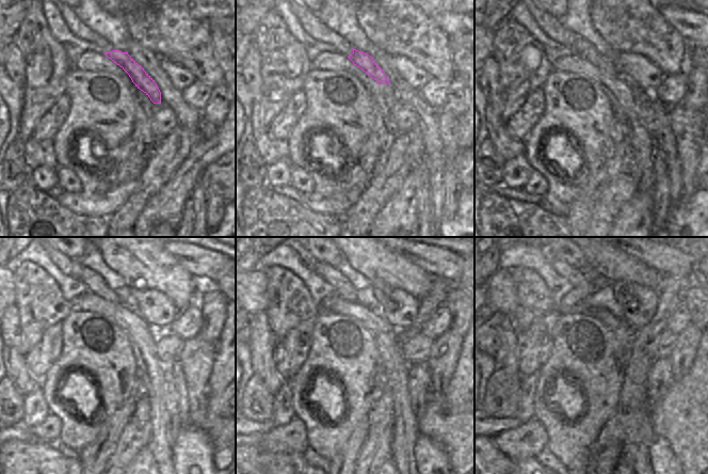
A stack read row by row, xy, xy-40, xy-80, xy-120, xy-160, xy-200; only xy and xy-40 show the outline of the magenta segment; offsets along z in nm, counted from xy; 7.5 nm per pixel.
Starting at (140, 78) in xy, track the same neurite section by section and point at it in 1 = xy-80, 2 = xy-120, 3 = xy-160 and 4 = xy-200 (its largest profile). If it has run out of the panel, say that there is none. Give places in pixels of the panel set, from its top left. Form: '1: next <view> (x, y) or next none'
1: next xy-80 (583, 49)
2: next xy-120 (102, 289)
3: next xy-160 (343, 289)
4: next xy-200 (573, 275)

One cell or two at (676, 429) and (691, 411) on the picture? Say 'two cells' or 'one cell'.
one cell

